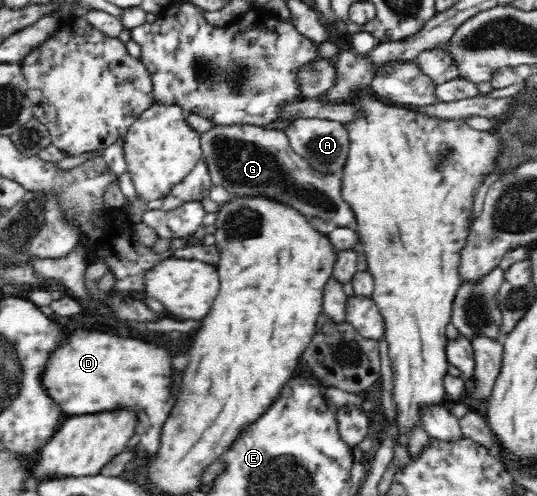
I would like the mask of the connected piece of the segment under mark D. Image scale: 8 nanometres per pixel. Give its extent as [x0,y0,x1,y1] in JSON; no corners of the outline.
[45,329,175,454]

